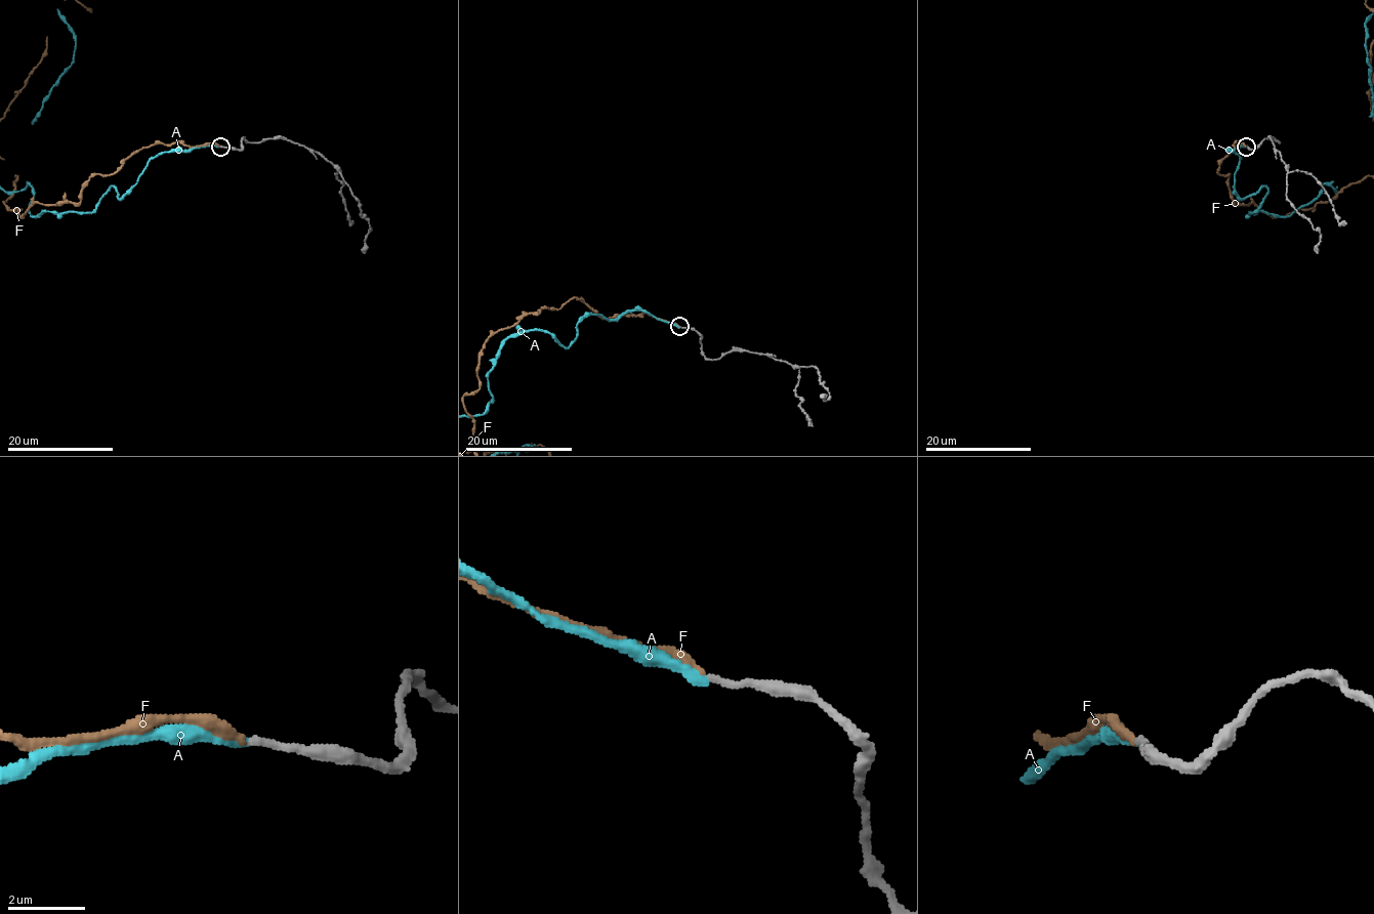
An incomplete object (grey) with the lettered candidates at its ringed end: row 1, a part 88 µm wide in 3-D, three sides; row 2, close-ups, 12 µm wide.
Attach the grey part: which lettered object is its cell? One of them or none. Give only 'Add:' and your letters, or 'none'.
Add: F

